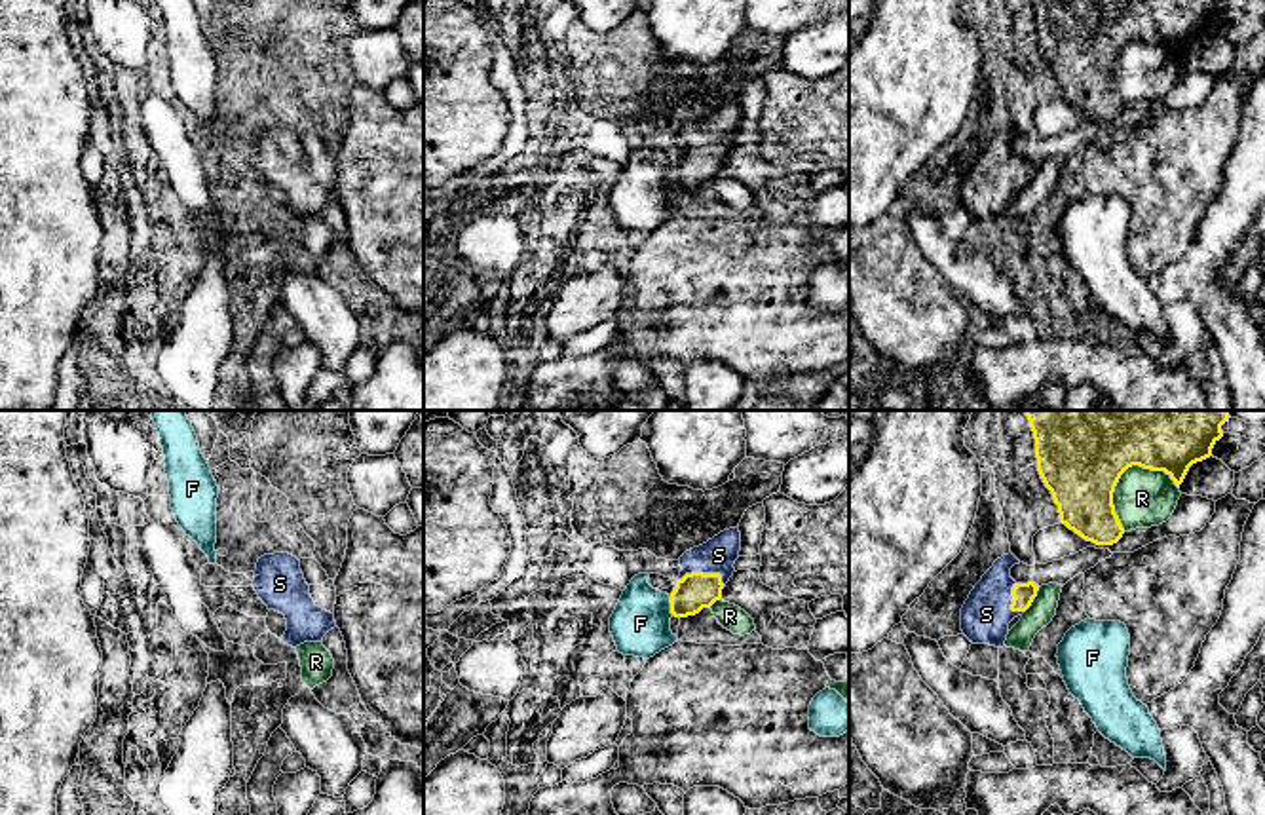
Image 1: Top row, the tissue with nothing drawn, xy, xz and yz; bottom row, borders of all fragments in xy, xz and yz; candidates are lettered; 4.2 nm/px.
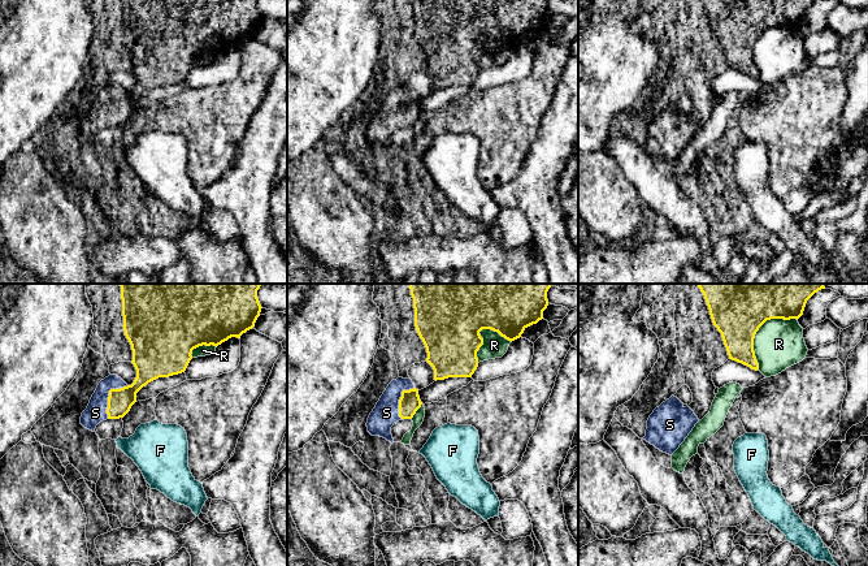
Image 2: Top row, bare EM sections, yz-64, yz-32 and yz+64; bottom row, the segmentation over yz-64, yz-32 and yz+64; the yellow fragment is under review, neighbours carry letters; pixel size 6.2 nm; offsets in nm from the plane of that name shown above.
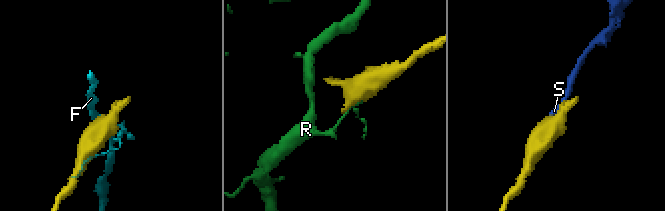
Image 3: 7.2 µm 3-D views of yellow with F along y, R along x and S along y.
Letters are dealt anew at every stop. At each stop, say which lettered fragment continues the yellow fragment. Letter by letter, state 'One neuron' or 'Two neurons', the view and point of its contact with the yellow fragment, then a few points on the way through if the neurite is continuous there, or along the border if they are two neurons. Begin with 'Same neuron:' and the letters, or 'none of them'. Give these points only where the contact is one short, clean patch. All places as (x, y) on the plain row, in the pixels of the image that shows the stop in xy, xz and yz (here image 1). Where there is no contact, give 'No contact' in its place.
Same neuron: S
F: Two neurons. Touches yellow at xz (671, 179)
R: Two neurons. Touches yellow at yz (1119, 52)
S: One neuron. Touches yellow at xz (701, 147). Path across: xz (694, 166), (699, 160), (701, 147), (718, 130)

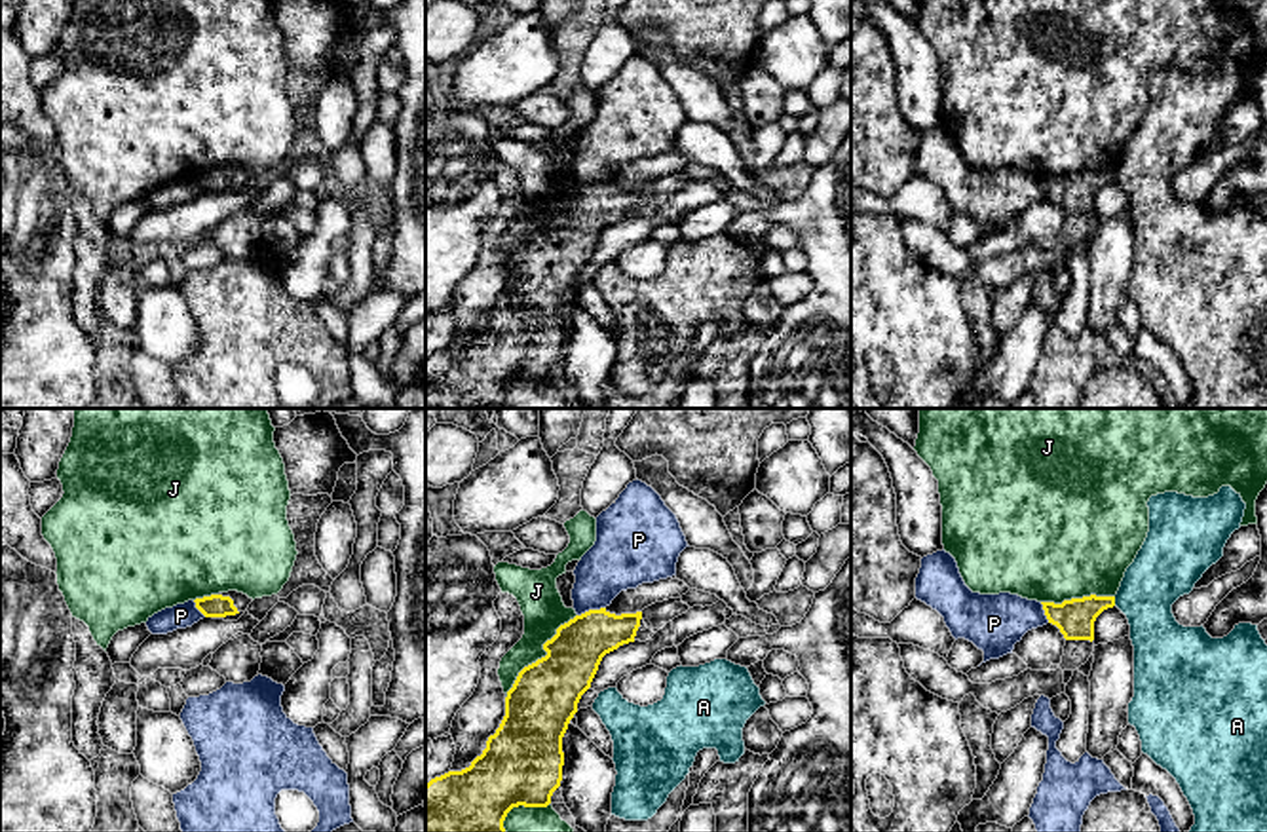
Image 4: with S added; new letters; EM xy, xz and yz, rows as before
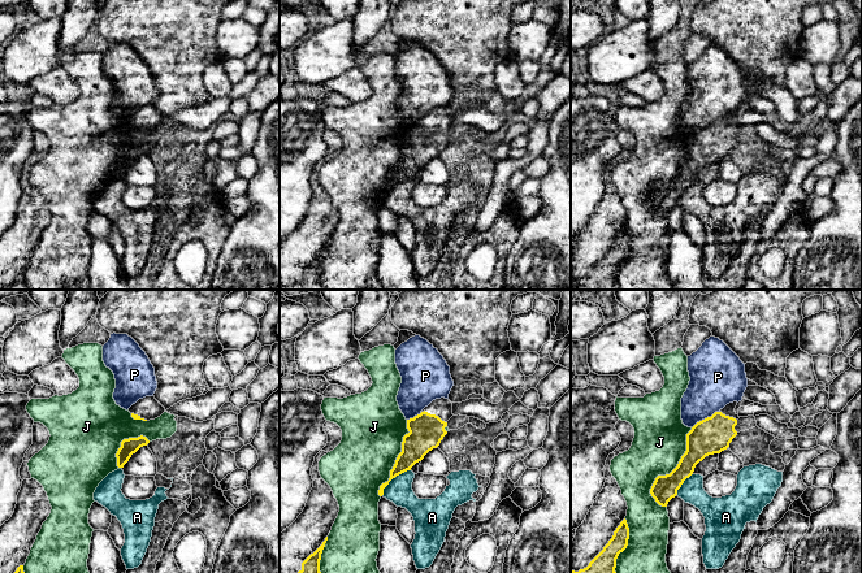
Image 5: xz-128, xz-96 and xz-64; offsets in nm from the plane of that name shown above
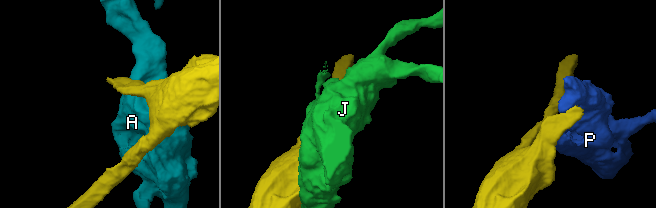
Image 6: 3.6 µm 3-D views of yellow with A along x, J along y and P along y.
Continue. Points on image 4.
Same neuron: none of them
A: Two neurons. Touches yellow at yz (1114, 175). Boundary: yz (1114, 171), (1115, 179)
J: Two neurons. Touches yellow at xz (542, 232)
P: Two neurons. Touches yellow at xz (591, 185). Boundary: xz (605, 181), (578, 190)

